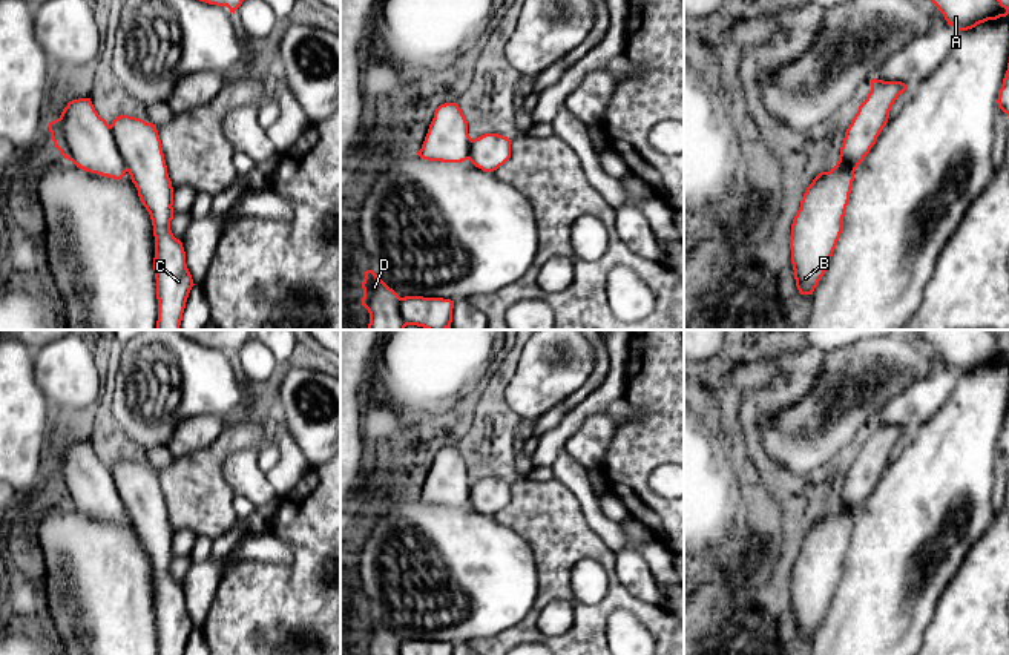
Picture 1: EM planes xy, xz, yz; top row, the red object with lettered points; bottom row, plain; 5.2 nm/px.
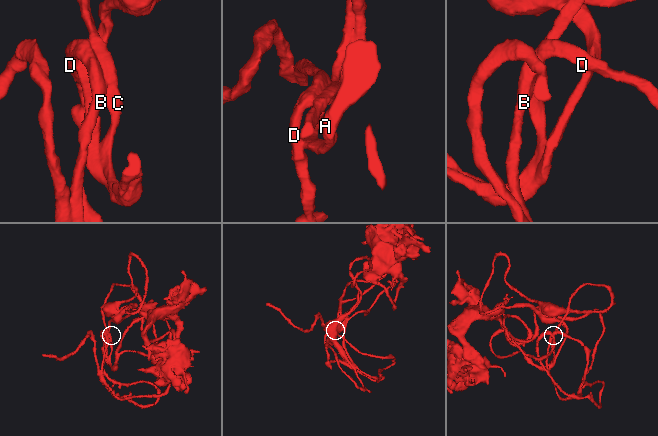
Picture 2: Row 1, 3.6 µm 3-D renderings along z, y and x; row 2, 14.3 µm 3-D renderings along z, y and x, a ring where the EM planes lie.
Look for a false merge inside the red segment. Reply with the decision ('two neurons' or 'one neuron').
one neuron

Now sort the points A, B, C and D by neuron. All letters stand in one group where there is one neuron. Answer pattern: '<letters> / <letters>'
A B C D

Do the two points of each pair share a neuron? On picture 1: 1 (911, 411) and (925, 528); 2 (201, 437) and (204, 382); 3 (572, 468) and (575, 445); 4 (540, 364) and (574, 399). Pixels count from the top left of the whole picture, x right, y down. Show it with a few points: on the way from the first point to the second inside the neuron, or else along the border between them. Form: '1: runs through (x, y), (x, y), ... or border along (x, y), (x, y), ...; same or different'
1: border along (942, 407), (910, 433); different
2: border along (224, 419), (190, 416), (178, 424), (172, 436); different
3: border along (563, 448), (586, 470); different
4: border along (592, 365), (589, 378), (563, 401); different

